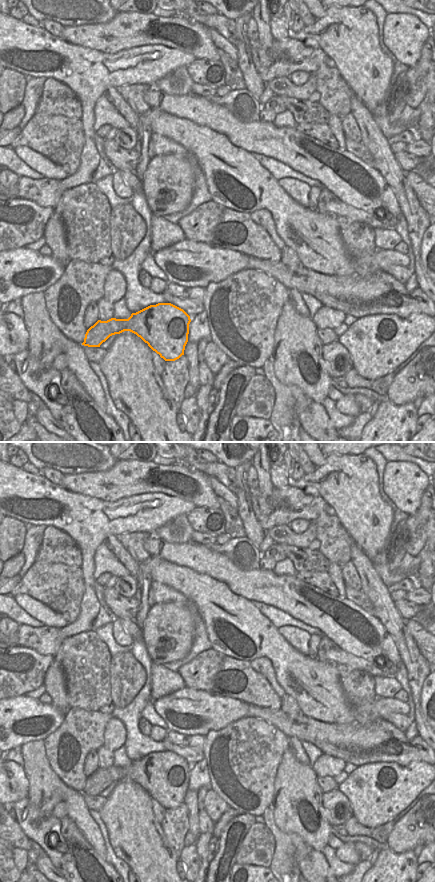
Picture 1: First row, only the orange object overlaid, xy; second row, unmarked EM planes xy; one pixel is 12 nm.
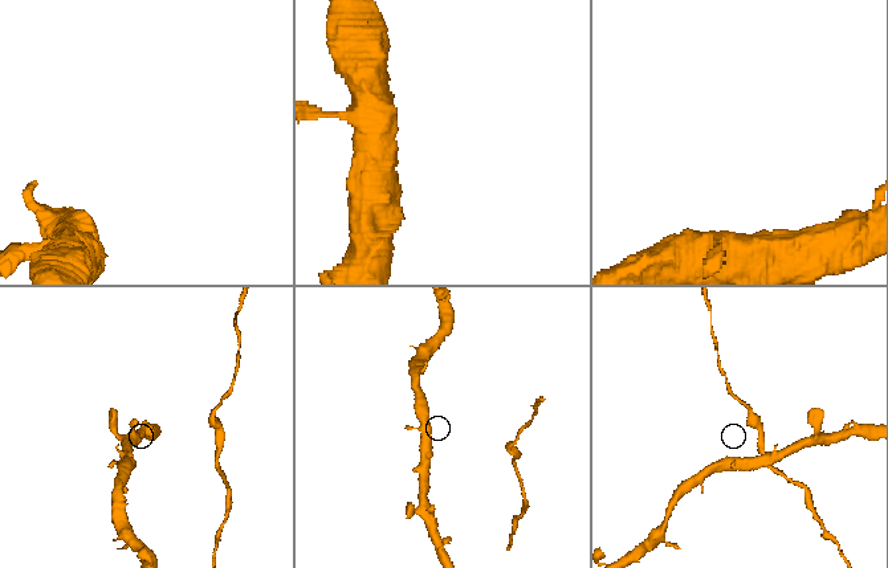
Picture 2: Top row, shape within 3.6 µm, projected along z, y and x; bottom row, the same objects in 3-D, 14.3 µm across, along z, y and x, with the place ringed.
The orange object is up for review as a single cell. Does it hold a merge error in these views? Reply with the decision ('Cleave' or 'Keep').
Keep.

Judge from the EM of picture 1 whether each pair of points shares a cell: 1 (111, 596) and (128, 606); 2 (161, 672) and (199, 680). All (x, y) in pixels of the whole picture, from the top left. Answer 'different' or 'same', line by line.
1: same
2: different

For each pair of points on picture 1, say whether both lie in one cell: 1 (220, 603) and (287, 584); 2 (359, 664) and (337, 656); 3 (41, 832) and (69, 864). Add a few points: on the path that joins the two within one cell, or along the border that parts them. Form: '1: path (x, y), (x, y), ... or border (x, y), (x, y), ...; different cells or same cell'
1: border (223, 583), (233, 593), (252, 602); different cells
2: path (354, 662), (342, 658); same cell
3: path (43, 841), (48, 849), (56, 851), (60, 855); same cell

